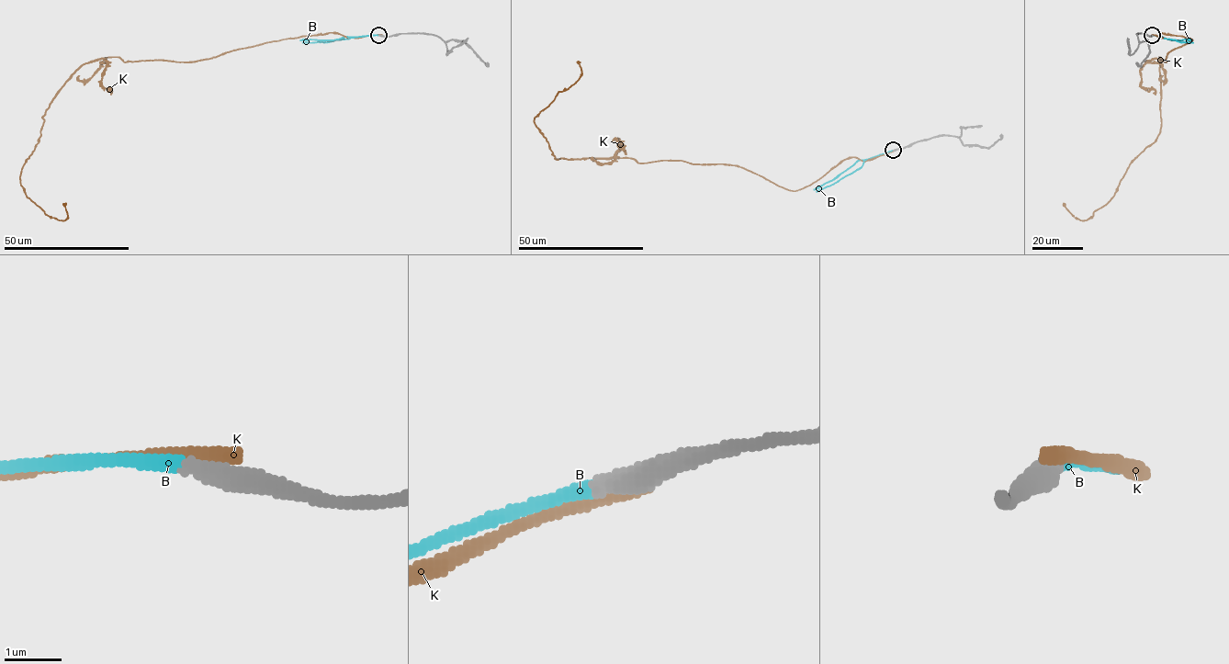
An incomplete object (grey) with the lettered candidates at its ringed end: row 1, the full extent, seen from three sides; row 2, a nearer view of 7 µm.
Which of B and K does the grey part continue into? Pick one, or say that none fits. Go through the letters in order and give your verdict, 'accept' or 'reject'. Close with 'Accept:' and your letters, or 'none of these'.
B: accept
K: reject
Accept: B

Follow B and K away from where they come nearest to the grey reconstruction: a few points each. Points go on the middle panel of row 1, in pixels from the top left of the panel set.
B: (893, 151), (866, 159), (853, 172), (816, 192)
K: (894, 151), (865, 161), (844, 159), (797, 190), (729, 164), (556, 159), (534, 118), (578, 79), (580, 61)

